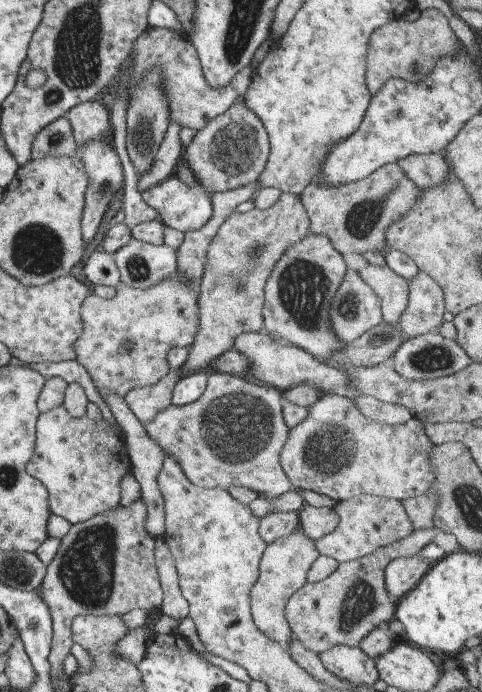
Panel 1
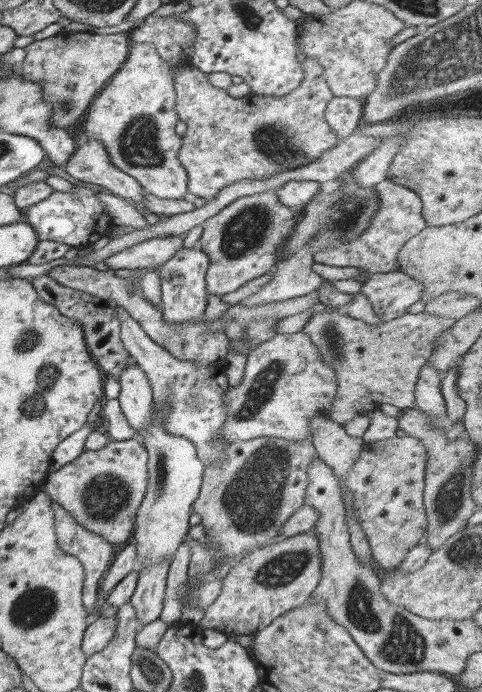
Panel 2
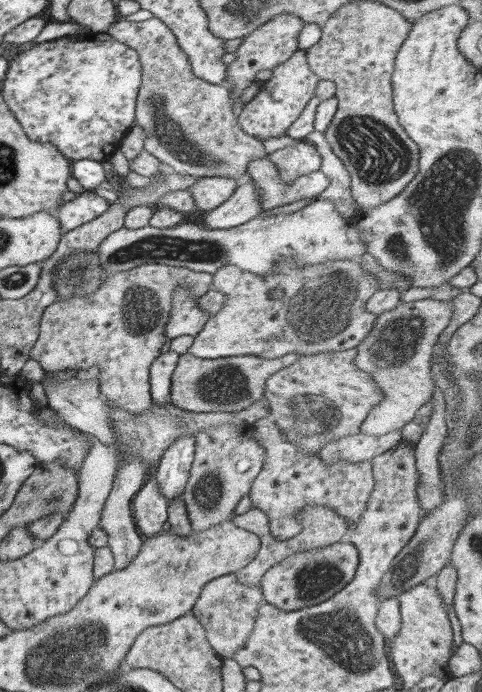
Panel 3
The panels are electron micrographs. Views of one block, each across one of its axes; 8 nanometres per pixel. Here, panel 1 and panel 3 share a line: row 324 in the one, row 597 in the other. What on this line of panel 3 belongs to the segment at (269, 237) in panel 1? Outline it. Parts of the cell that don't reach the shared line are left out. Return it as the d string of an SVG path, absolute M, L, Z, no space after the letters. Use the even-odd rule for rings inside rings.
M233 572L218 576L202 586L192 606L192 615L203 627L205 638L212 649L221 657L231 657L245 642L251 632L257 607L263 602L259 586L247 586L236 581Z

